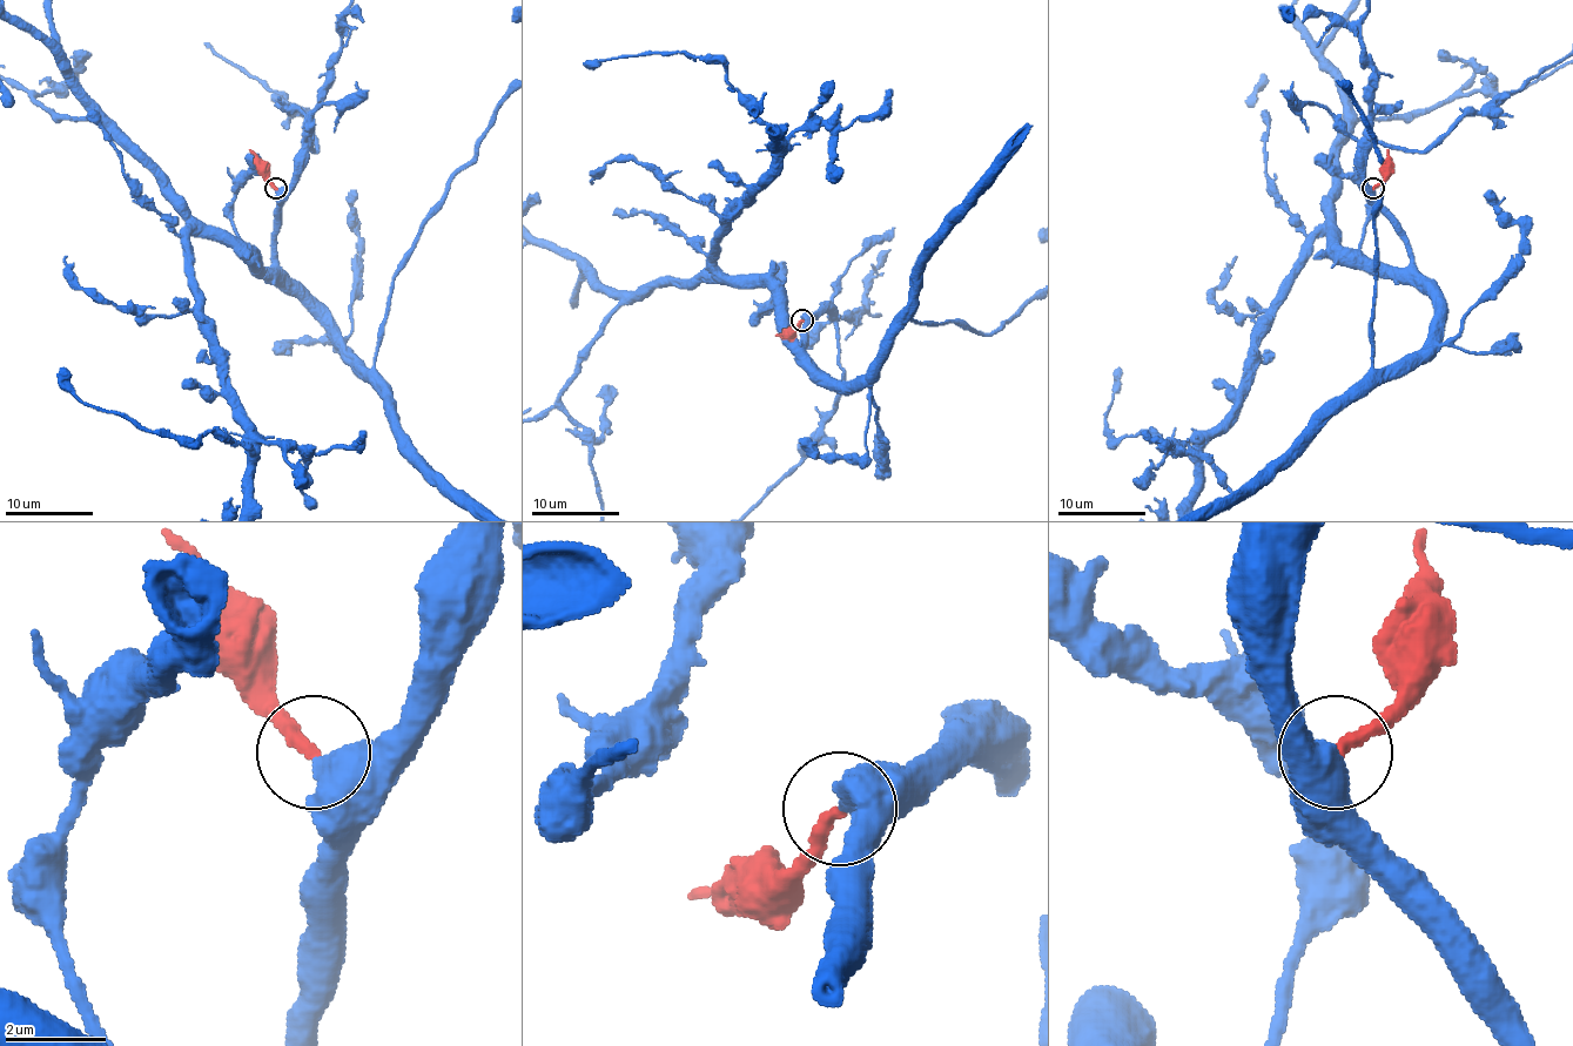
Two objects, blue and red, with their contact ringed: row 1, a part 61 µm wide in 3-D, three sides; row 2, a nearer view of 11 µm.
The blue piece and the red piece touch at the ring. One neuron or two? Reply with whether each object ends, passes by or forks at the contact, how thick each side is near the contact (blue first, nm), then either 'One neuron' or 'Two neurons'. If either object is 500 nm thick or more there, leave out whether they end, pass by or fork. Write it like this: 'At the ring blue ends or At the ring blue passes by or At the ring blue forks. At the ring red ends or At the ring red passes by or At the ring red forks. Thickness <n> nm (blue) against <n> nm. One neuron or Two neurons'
Thickness 650 nm (blue) against 280 nm. One neuron

